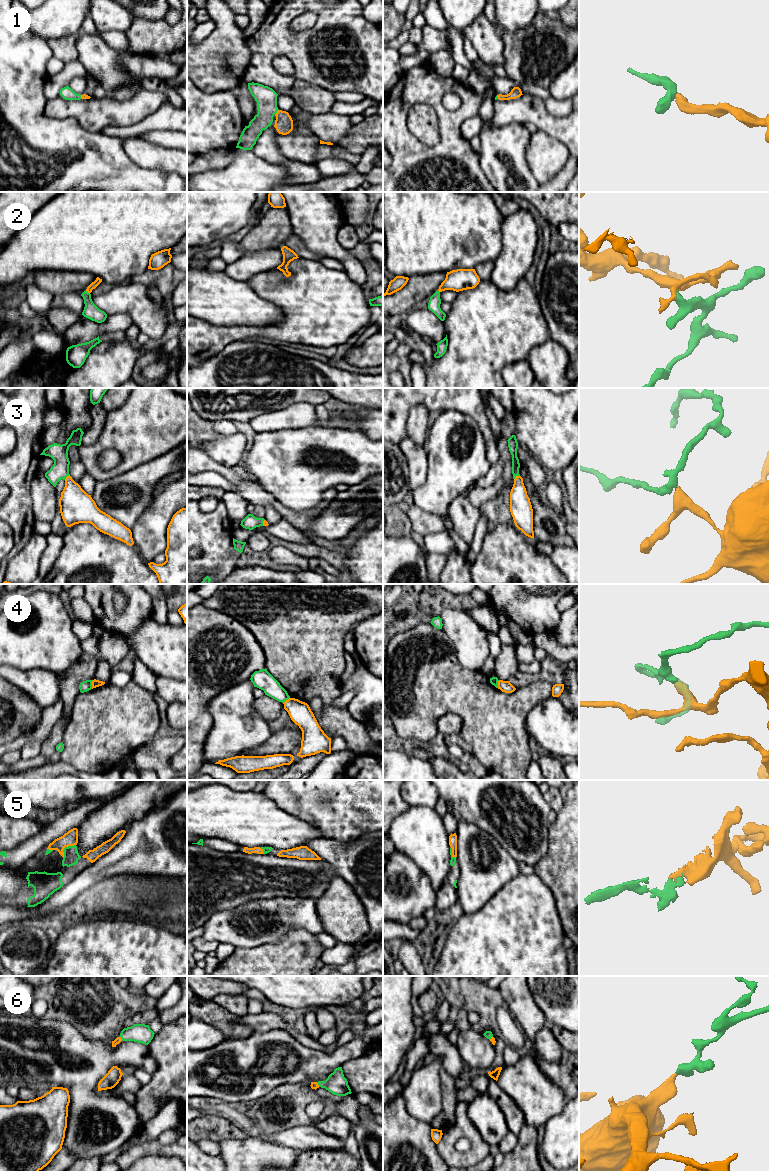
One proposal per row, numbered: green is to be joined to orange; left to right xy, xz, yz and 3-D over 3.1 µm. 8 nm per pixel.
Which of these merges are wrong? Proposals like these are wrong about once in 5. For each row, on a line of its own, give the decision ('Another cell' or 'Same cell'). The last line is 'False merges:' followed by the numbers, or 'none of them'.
1: Same cell
2: Same cell
3: Same cell
4: Another cell
5: Same cell
6: Same cell
False merges: 4

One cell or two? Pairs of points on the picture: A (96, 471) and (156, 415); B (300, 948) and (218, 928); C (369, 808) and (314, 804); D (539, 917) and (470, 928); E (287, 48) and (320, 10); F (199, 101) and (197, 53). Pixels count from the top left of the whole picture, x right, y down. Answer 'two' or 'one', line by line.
A: one
B: two
C: one
D: one
E: one
F: two

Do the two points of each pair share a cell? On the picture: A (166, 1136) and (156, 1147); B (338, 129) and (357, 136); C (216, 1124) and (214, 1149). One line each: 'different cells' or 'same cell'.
A: different cells
B: different cells
C: different cells

